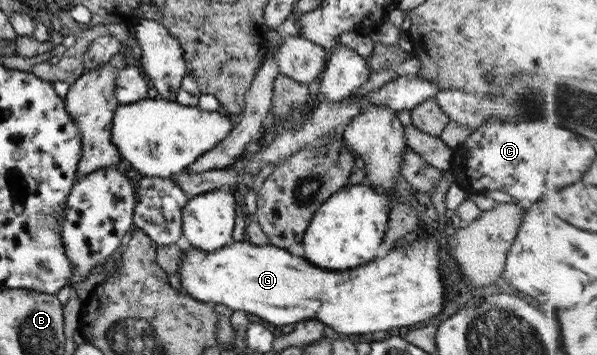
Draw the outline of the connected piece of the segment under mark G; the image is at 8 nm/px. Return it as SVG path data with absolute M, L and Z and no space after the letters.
M413 237L409 244L393 246L383 258L342 271L319 268L303 257L270 243L254 245L250 241L241 240L211 252L194 247L185 250L178 272L185 292L195 300L223 303L233 311L243 310L255 314L275 326L295 324L309 318L319 320L341 334L369 334L401 326L424 325L435 318L443 310L446 298L441 271L443 264L445 260L441 258L441 248L433 237L419 240Z

